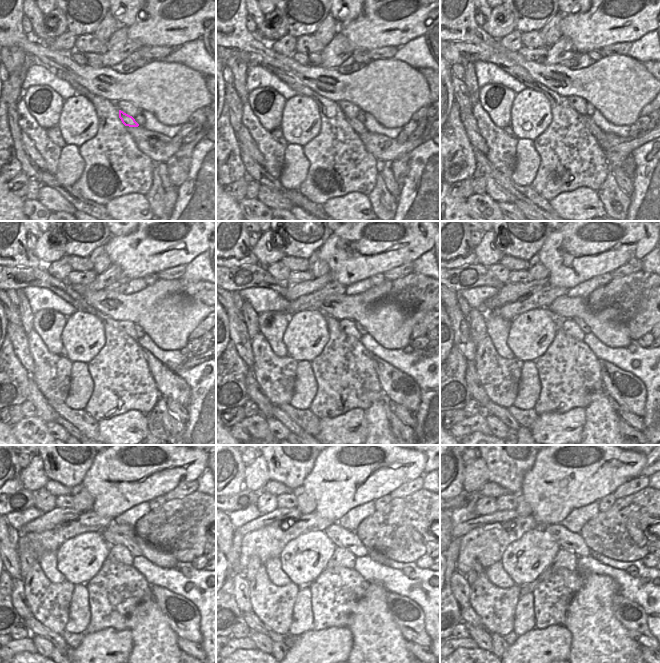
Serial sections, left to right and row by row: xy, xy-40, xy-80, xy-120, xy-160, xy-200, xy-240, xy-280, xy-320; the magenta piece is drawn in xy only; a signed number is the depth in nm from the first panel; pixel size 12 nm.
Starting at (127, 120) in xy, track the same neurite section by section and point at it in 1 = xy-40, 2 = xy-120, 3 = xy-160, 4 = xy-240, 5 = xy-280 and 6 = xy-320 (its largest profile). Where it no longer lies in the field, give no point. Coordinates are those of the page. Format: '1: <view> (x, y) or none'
1: xy-40 (358, 127)
2: xy-120 (170, 385)
3: xy-160 (400, 388)
4: xy-240 (182, 615)
5: xy-280 (409, 617)
6: xy-320 (631, 615)

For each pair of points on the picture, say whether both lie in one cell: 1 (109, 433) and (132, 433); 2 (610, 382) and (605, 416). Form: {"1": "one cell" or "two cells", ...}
{"1": "one cell", "2": "two cells"}

